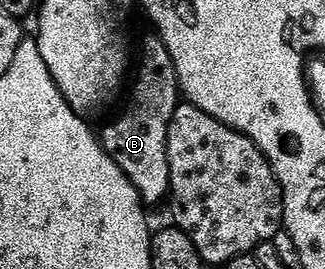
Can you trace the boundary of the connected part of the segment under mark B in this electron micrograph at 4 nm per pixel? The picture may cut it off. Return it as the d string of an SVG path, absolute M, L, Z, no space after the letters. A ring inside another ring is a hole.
M157 36L142 42L142 63L138 66L138 79L130 94L126 111L115 122L100 130L102 147L108 156L132 180L136 192L147 207L157 202L165 203L170 193L170 169L168 168L168 128L172 116L180 105L180 87L176 76L176 64L162 39Z

